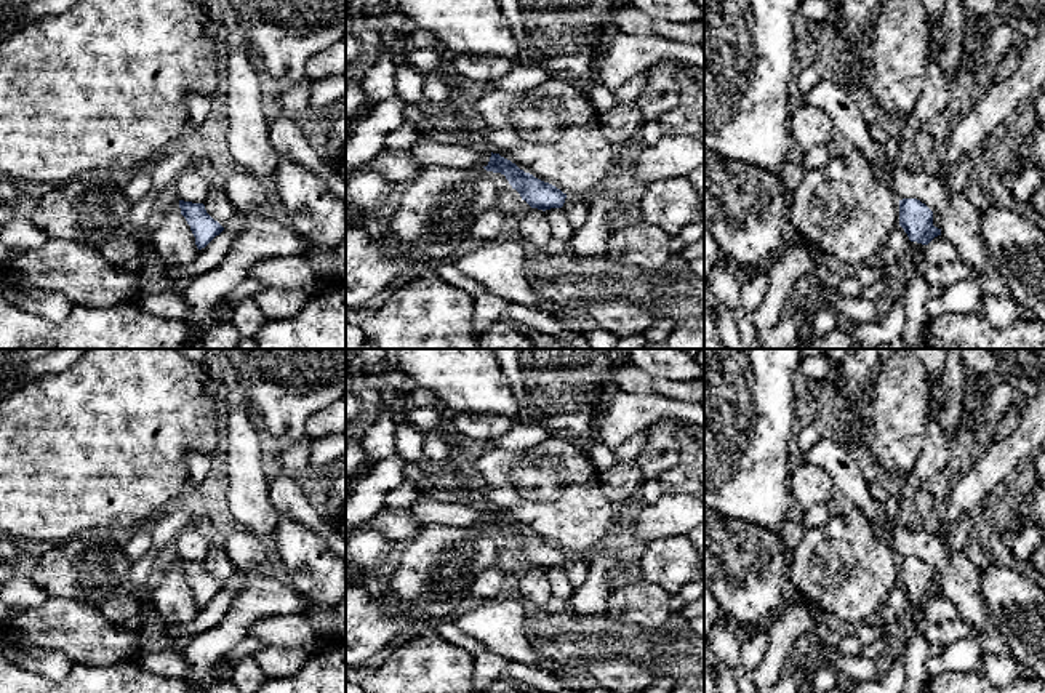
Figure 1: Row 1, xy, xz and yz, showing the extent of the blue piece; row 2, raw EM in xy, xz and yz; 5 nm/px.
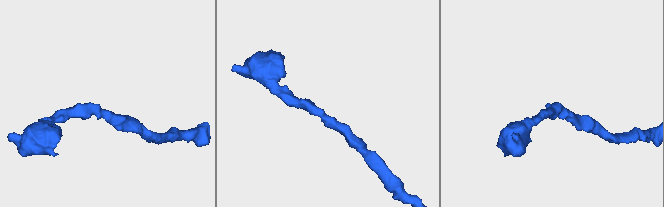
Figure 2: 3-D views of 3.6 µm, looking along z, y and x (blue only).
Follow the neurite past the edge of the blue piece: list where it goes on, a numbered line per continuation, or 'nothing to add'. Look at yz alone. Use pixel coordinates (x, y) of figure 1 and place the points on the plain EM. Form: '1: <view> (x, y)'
nothing to add

